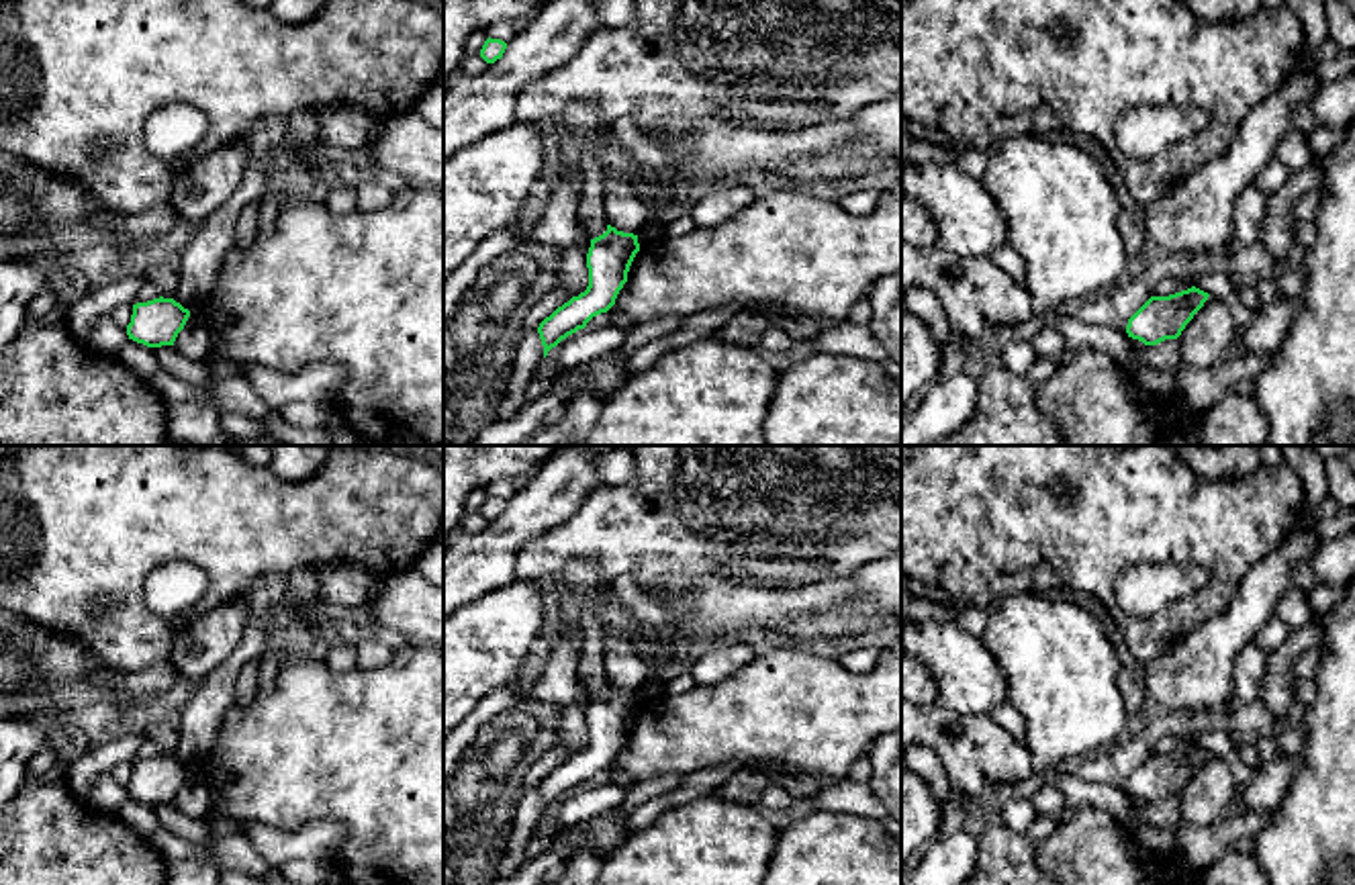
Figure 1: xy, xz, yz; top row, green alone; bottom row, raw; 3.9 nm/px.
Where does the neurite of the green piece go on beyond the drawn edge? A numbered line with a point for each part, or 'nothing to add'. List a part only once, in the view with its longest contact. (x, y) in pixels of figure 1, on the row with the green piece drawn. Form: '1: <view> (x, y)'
nothing to add

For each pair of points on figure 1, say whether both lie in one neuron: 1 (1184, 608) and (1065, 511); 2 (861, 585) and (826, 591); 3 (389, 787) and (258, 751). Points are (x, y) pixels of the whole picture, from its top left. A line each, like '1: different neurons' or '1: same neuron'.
1: same neuron
2: same neuron
3: same neuron

